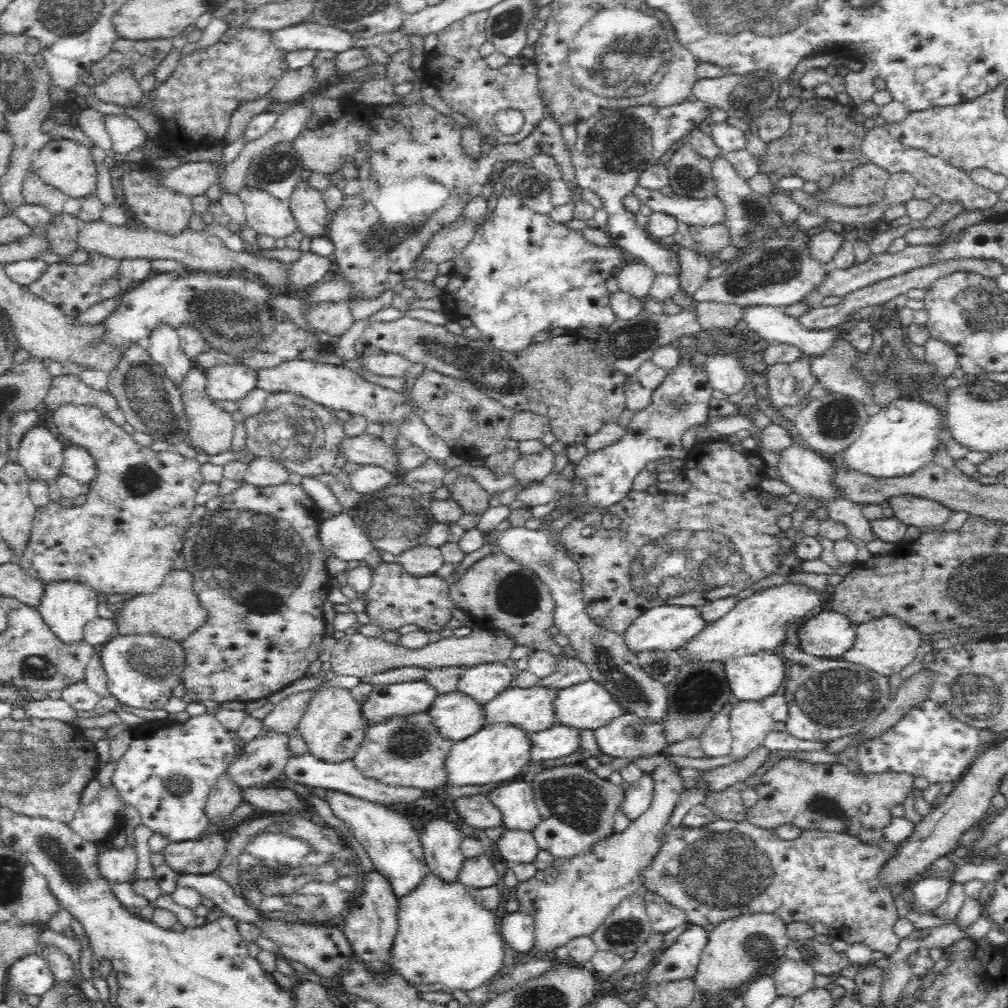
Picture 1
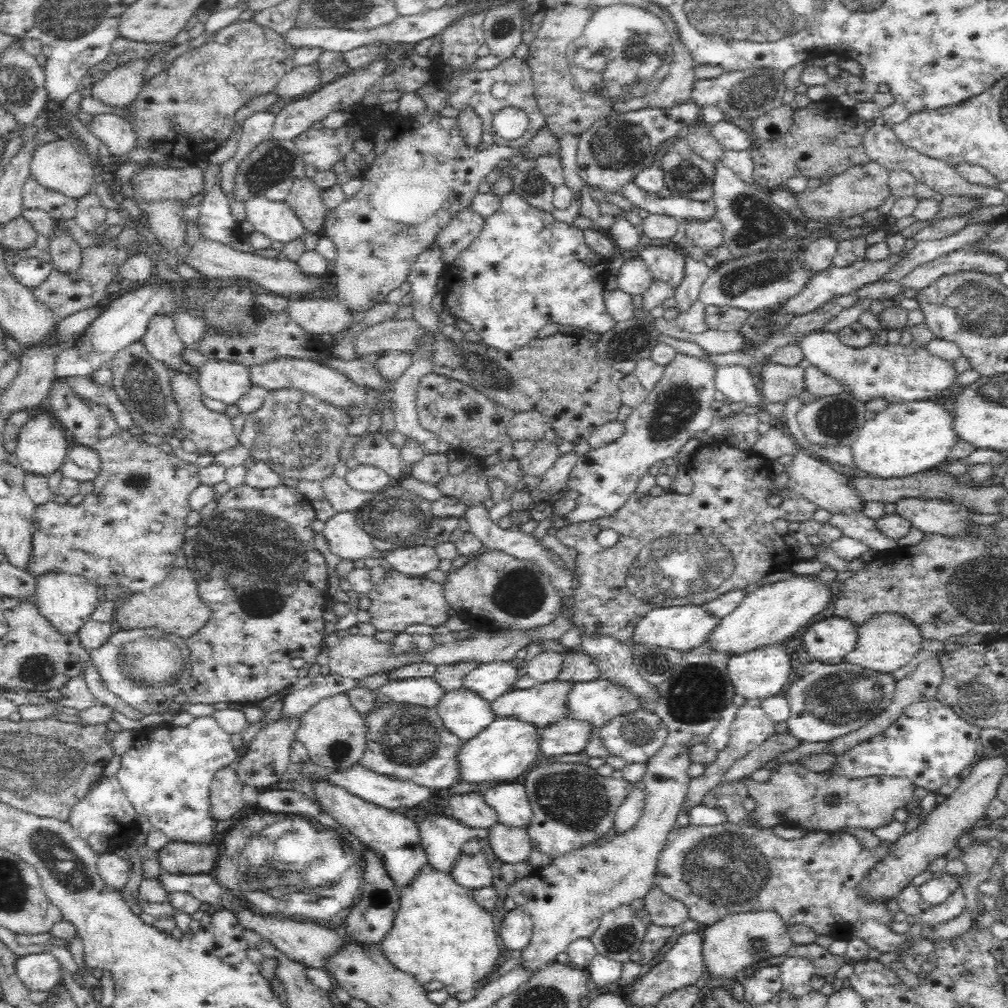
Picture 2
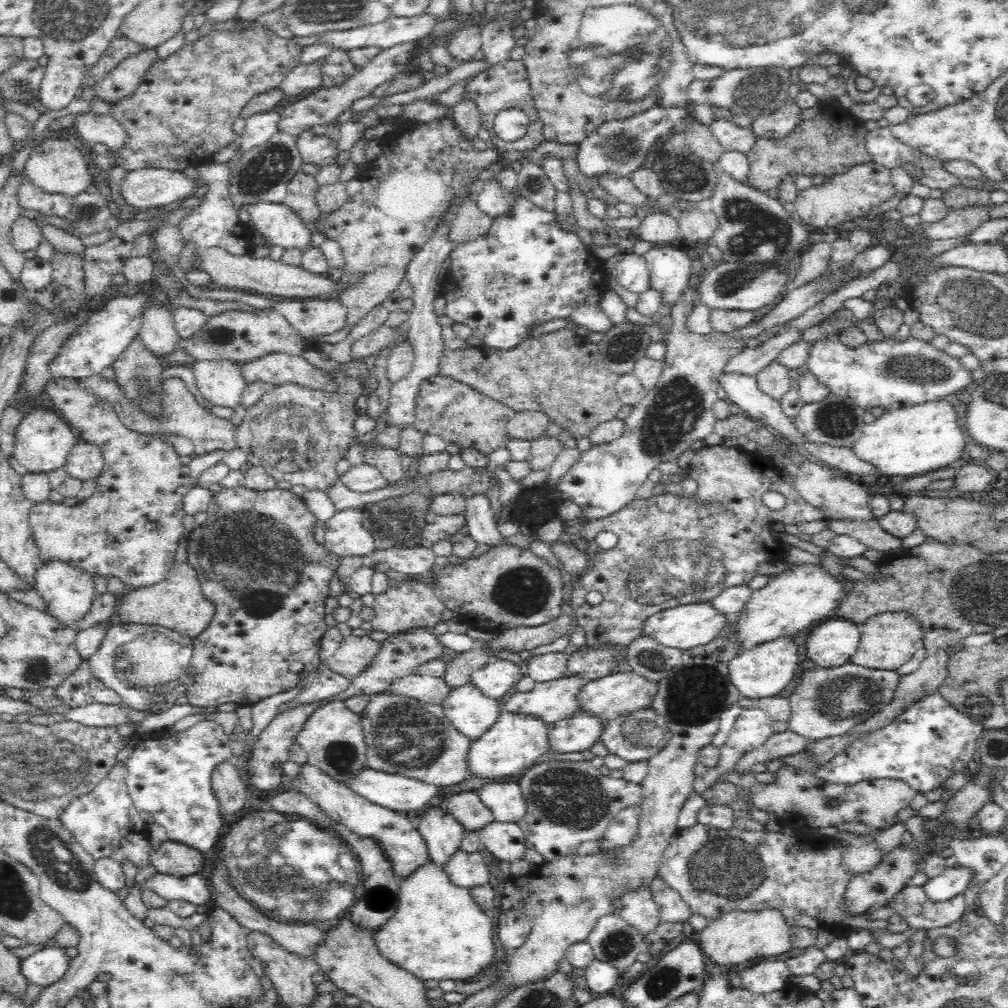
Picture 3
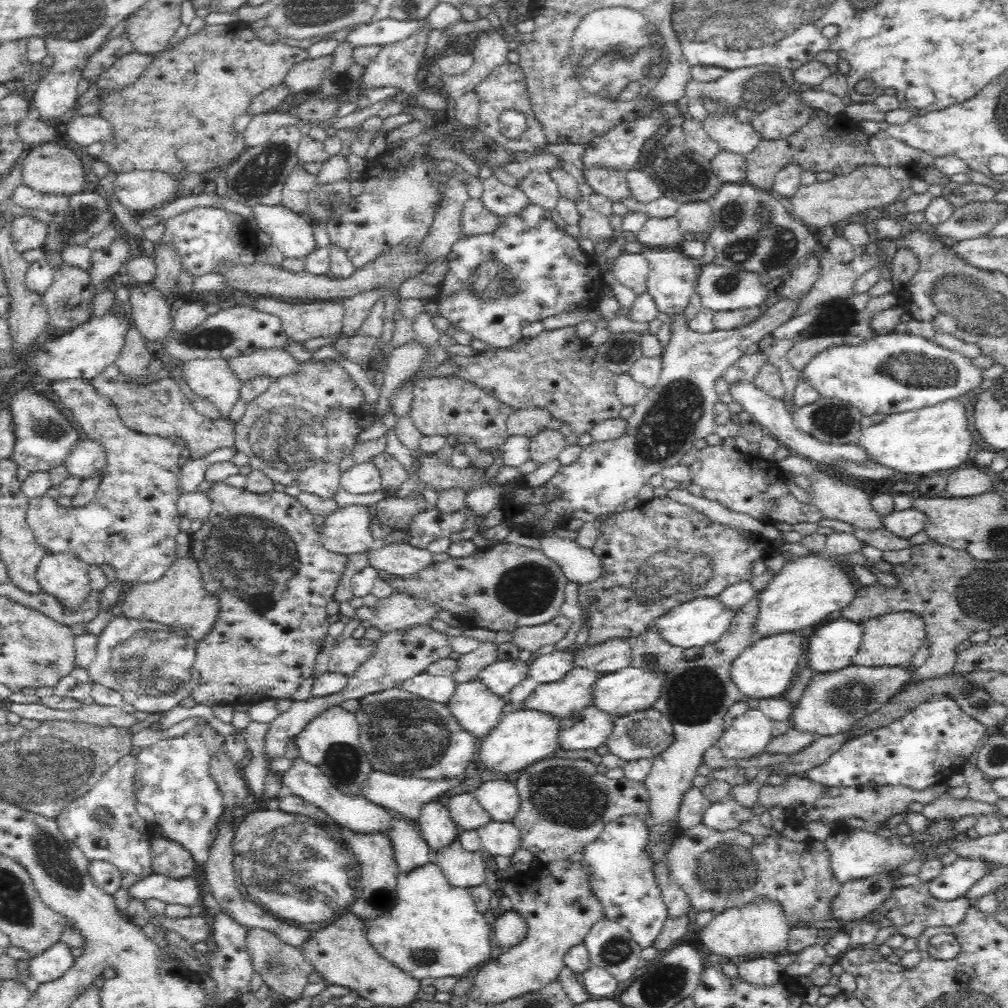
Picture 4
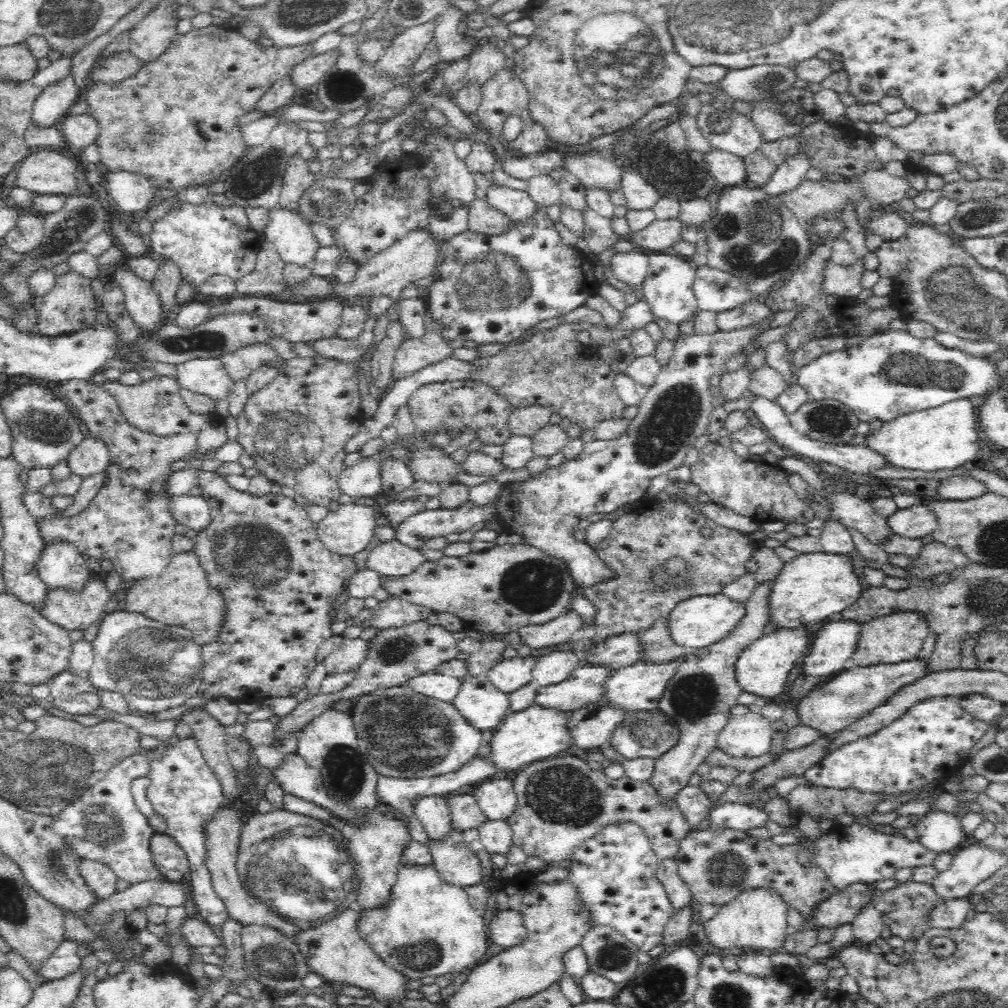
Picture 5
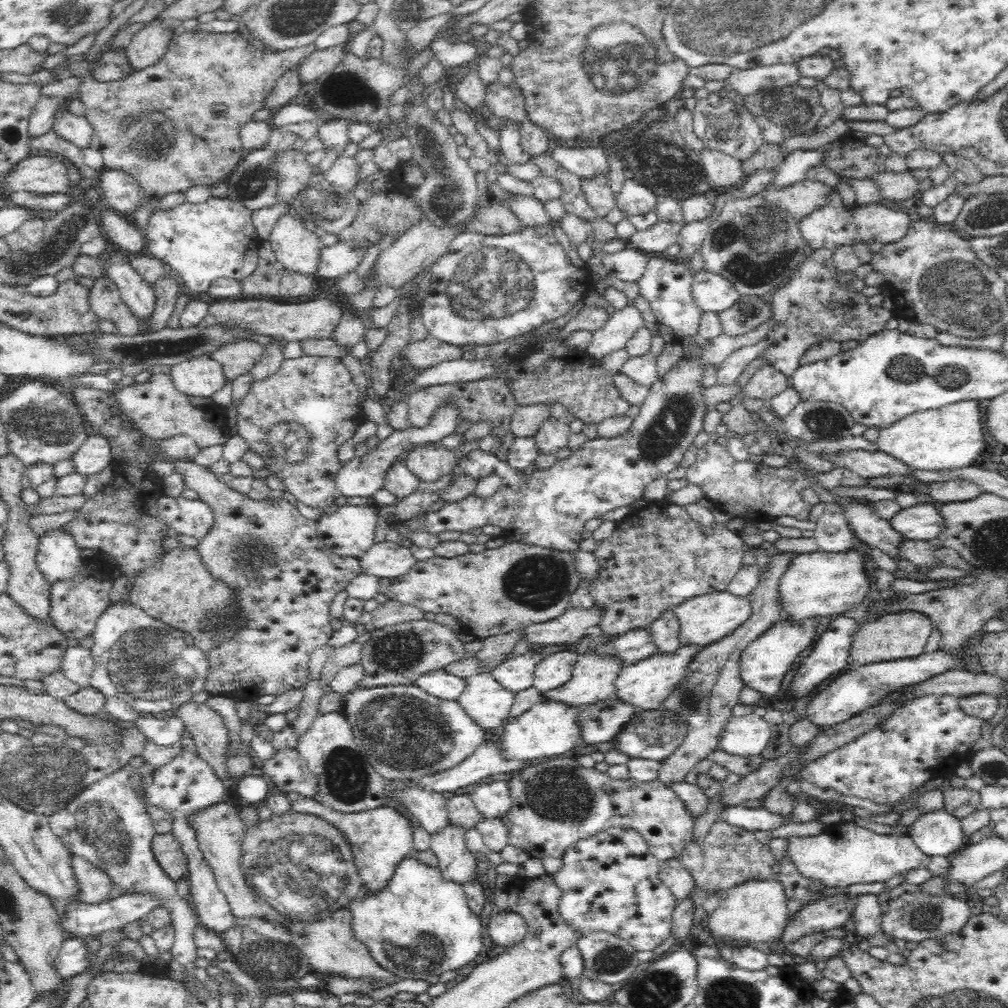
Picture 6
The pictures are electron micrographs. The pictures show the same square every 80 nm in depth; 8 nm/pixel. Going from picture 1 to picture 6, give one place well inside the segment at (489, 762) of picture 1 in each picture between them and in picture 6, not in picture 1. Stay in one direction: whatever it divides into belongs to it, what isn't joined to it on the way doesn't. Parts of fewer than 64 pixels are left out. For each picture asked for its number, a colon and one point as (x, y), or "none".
2: (505, 749)
3: (512, 745)
4: (522, 737)
5: (536, 733)
6: (548, 729)

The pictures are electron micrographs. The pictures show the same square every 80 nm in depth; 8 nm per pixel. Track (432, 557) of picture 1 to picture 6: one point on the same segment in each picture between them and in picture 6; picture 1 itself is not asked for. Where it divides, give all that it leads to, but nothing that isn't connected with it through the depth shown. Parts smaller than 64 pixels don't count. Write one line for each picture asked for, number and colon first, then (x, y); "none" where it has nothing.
2: (412, 561)
3: (417, 559)
4: (401, 559)
5: (392, 558)
6: (387, 559)

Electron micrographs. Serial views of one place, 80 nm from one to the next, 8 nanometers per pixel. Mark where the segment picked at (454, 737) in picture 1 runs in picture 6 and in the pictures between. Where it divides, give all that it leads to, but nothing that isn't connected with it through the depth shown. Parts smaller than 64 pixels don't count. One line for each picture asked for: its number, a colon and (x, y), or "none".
2: (465, 714)
3: (471, 713)
4: (477, 710)
5: (483, 706)
6: (484, 700)

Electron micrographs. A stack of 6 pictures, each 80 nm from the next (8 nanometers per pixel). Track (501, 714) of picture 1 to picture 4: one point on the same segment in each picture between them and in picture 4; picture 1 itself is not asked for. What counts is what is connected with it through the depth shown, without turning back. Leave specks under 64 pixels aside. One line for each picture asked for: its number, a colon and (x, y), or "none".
2: (544, 704)
3: (548, 702)
4: (560, 699)

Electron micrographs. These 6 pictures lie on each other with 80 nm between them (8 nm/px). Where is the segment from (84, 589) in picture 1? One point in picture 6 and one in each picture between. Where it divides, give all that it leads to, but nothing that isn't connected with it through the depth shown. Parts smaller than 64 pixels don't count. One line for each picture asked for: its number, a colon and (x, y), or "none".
2: (67, 601)
3: (69, 593)
4: (64, 576)
5: (60, 565)
6: (58, 557)

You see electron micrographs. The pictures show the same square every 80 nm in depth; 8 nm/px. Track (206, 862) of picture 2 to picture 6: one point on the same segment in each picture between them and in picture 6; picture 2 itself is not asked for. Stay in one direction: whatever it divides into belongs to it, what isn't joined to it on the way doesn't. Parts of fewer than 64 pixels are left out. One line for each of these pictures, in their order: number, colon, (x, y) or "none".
3: (172, 858)
4: (168, 858)
5: (170, 860)
6: (166, 849)

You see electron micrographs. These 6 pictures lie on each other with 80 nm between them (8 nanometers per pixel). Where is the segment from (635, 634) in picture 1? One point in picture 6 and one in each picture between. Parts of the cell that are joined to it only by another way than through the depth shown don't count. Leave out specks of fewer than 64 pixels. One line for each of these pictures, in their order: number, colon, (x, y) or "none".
2: (682, 628)
3: (683, 627)
4: (701, 621)
5: (697, 622)
6: (704, 619)

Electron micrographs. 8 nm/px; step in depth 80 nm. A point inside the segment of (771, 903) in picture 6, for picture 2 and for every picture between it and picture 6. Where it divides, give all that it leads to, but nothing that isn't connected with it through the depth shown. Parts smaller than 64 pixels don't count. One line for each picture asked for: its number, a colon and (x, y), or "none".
2: (738, 940)
3: (736, 937)
4: (749, 930)
5: (756, 920)

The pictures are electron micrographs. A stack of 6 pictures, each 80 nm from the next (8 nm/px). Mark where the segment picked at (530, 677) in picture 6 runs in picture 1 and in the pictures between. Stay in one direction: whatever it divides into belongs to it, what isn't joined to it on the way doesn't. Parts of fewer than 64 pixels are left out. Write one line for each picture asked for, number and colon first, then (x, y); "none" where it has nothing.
1: (482, 682)
2: (488, 680)
3: (496, 680)
4: (501, 676)
5: (508, 675)

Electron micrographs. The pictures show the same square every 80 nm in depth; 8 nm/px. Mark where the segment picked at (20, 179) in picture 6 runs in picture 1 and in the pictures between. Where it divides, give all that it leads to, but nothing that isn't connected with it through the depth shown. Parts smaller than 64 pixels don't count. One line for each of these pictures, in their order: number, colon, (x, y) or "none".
1: (67, 165)
2: (63, 165)
3: (56, 166)
4: (50, 168)
5: (48, 172)

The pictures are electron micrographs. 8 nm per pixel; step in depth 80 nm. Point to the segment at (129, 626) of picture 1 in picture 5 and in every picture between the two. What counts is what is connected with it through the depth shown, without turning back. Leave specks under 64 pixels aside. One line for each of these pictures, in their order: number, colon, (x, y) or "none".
2: (174, 606)
3: (176, 603)
4: (179, 599)
5: (181, 597)

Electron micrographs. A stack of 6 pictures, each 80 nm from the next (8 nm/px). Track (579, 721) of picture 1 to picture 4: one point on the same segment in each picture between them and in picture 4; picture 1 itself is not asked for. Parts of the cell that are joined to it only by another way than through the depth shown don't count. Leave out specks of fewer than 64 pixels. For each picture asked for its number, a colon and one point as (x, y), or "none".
2: (597, 702)
3: (614, 695)
4: (629, 689)

